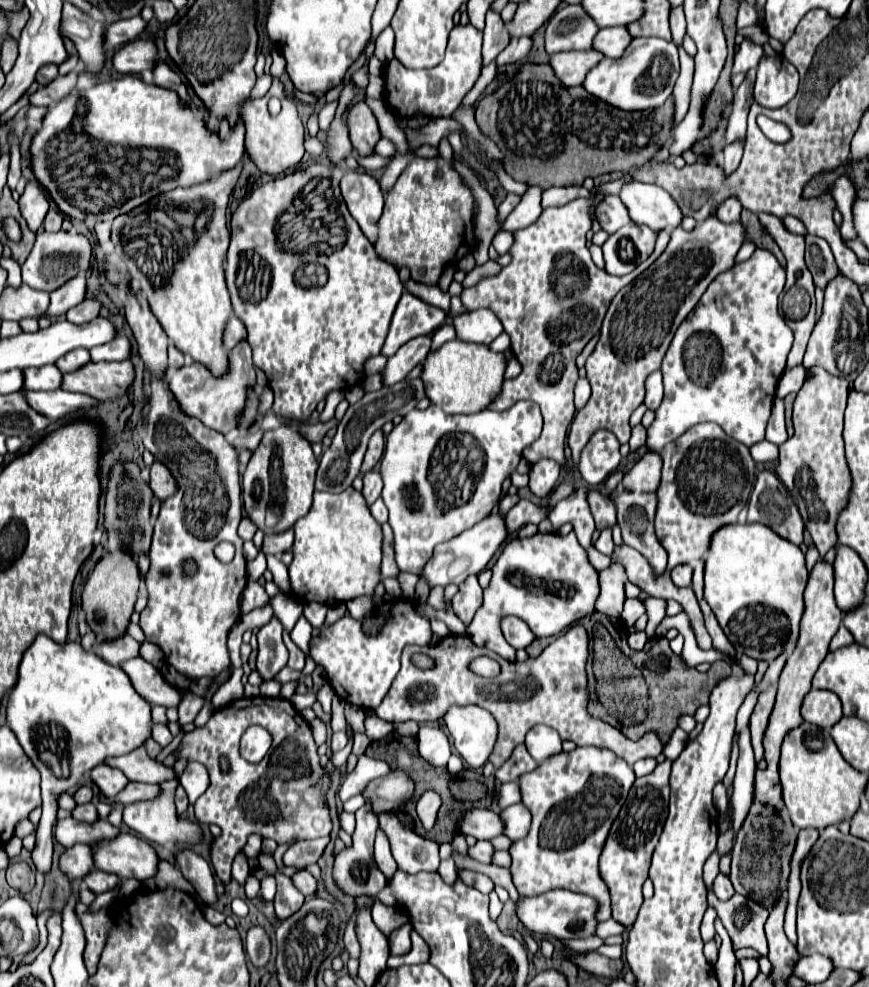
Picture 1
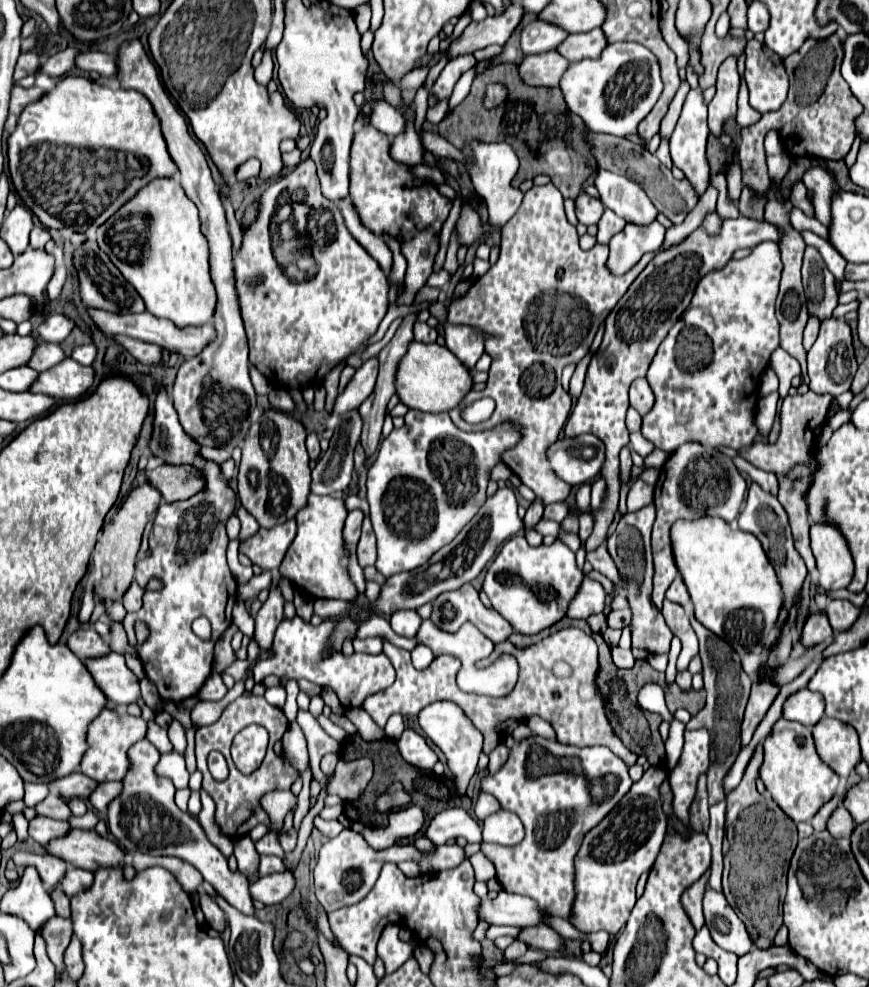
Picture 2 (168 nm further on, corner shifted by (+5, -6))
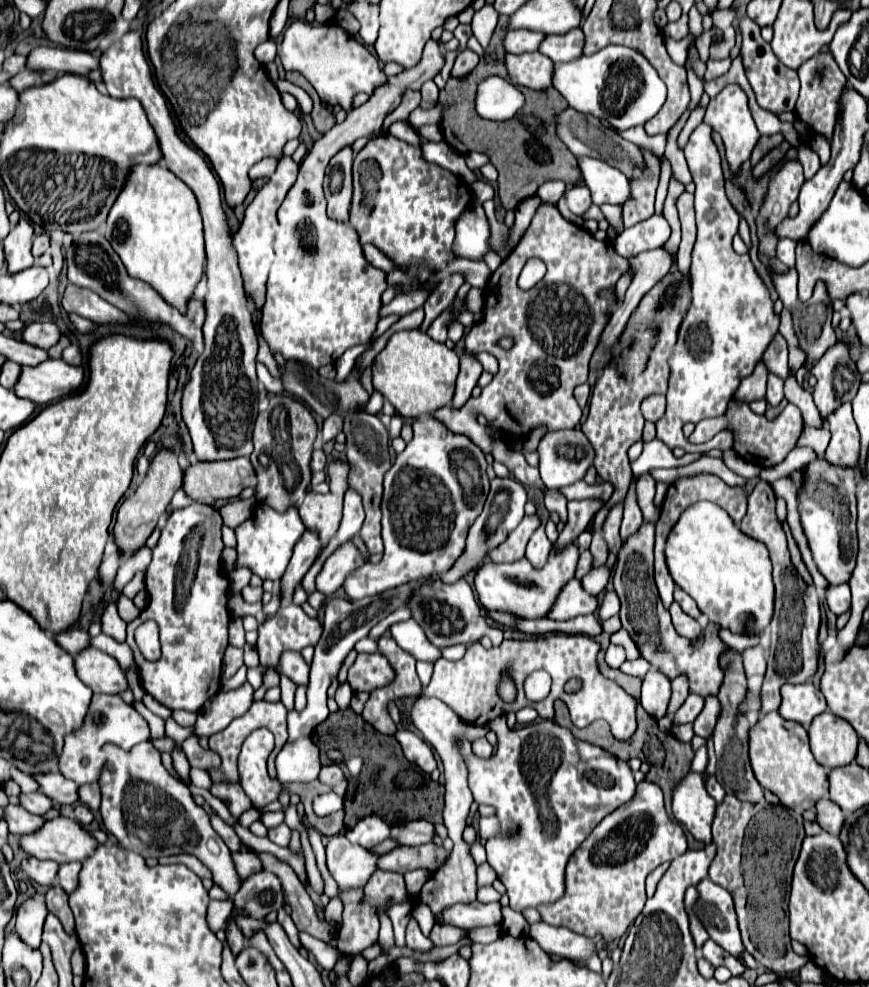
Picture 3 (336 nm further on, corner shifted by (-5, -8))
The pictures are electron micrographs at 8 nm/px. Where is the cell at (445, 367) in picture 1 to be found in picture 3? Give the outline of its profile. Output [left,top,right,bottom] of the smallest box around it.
[372,330,458,418]

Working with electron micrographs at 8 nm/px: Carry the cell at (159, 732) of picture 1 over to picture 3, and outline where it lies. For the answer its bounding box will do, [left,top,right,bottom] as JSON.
[124,668,146,700]

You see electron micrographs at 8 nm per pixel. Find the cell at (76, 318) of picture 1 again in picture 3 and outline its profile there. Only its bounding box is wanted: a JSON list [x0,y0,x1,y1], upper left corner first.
[22,322,60,348]

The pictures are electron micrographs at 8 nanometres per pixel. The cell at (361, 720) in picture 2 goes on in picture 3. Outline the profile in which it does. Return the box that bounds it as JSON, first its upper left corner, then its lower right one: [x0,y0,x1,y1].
[394,730,436,774]

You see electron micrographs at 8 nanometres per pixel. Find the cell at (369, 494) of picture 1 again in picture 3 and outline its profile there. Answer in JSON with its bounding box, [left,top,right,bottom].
[316,542,364,596]

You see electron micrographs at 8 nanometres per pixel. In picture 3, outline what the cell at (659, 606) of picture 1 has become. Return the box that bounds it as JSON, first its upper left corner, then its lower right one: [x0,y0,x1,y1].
[598,592,620,620]

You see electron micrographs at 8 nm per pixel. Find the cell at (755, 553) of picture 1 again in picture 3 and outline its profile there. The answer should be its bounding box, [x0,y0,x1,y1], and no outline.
[664,500,774,634]

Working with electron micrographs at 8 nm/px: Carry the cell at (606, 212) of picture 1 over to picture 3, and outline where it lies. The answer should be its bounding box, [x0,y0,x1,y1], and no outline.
[564,184,592,216]

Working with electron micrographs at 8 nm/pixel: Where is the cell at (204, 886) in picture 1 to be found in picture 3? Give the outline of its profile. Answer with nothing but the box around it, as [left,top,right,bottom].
[226,926,244,956]

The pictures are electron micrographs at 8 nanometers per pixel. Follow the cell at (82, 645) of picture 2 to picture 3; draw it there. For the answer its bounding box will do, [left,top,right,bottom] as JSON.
[54,628,88,654]

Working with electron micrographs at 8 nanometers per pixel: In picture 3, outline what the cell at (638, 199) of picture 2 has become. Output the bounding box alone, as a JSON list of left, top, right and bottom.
[578,156,630,206]

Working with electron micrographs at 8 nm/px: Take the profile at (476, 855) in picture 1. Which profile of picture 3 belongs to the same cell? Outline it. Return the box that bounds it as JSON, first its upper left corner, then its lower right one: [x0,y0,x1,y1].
[378,844,448,874]

